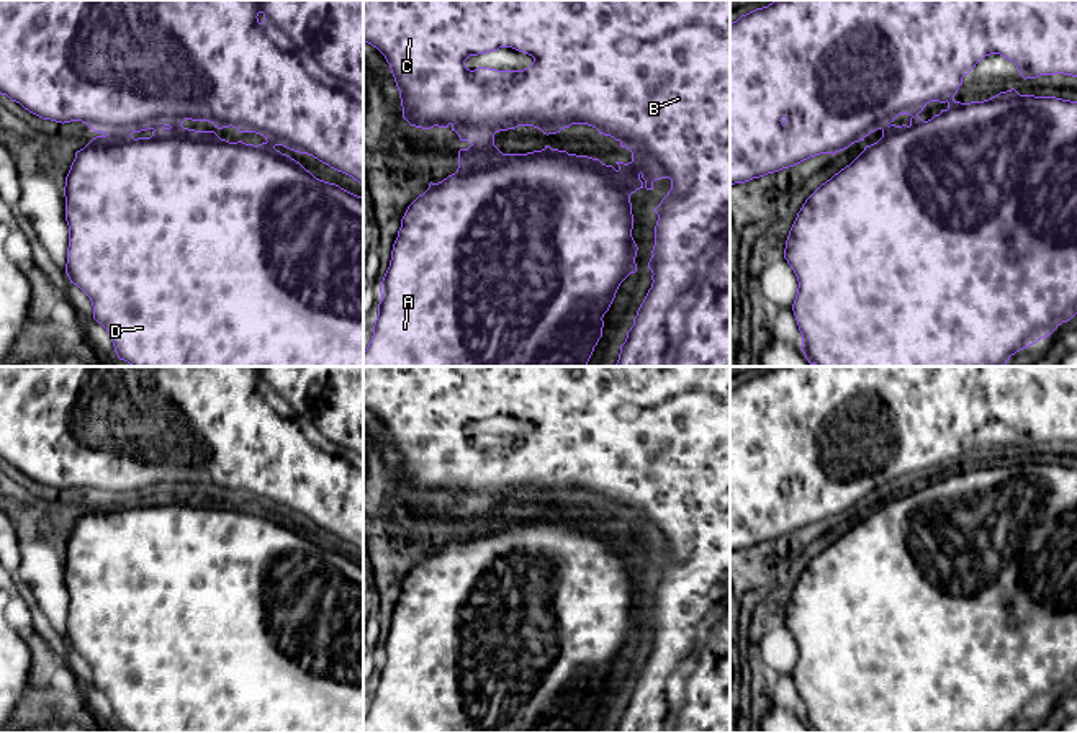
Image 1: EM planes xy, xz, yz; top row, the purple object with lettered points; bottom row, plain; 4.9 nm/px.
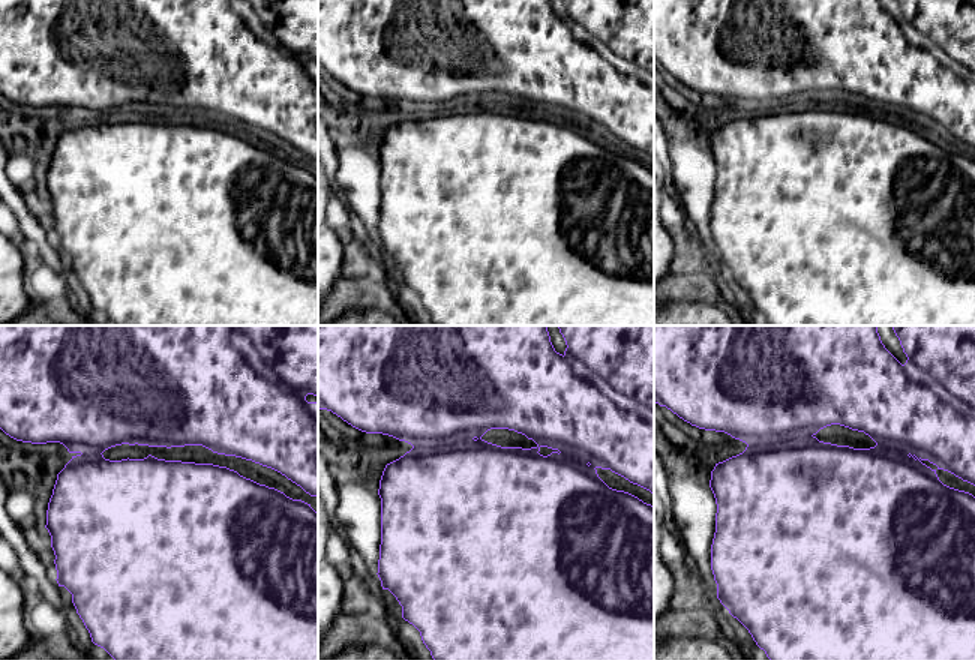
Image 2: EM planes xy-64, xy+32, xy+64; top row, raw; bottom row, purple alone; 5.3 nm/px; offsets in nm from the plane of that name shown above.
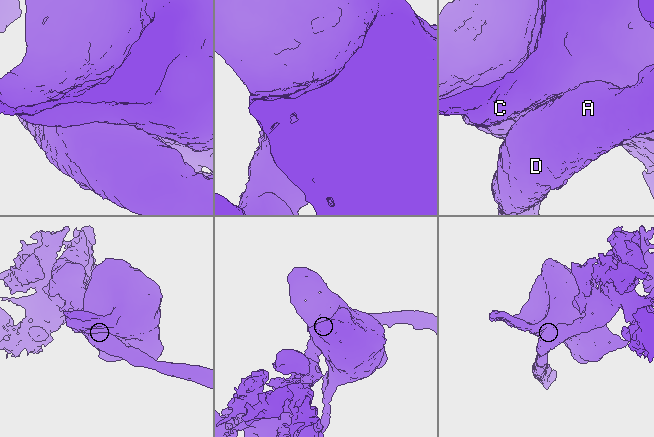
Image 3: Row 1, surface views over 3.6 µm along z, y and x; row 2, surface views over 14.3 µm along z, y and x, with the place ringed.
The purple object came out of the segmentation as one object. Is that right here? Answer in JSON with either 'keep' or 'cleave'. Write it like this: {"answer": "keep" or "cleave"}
{"answer": "cleave"}

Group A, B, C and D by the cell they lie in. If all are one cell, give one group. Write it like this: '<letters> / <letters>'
A D / B C

